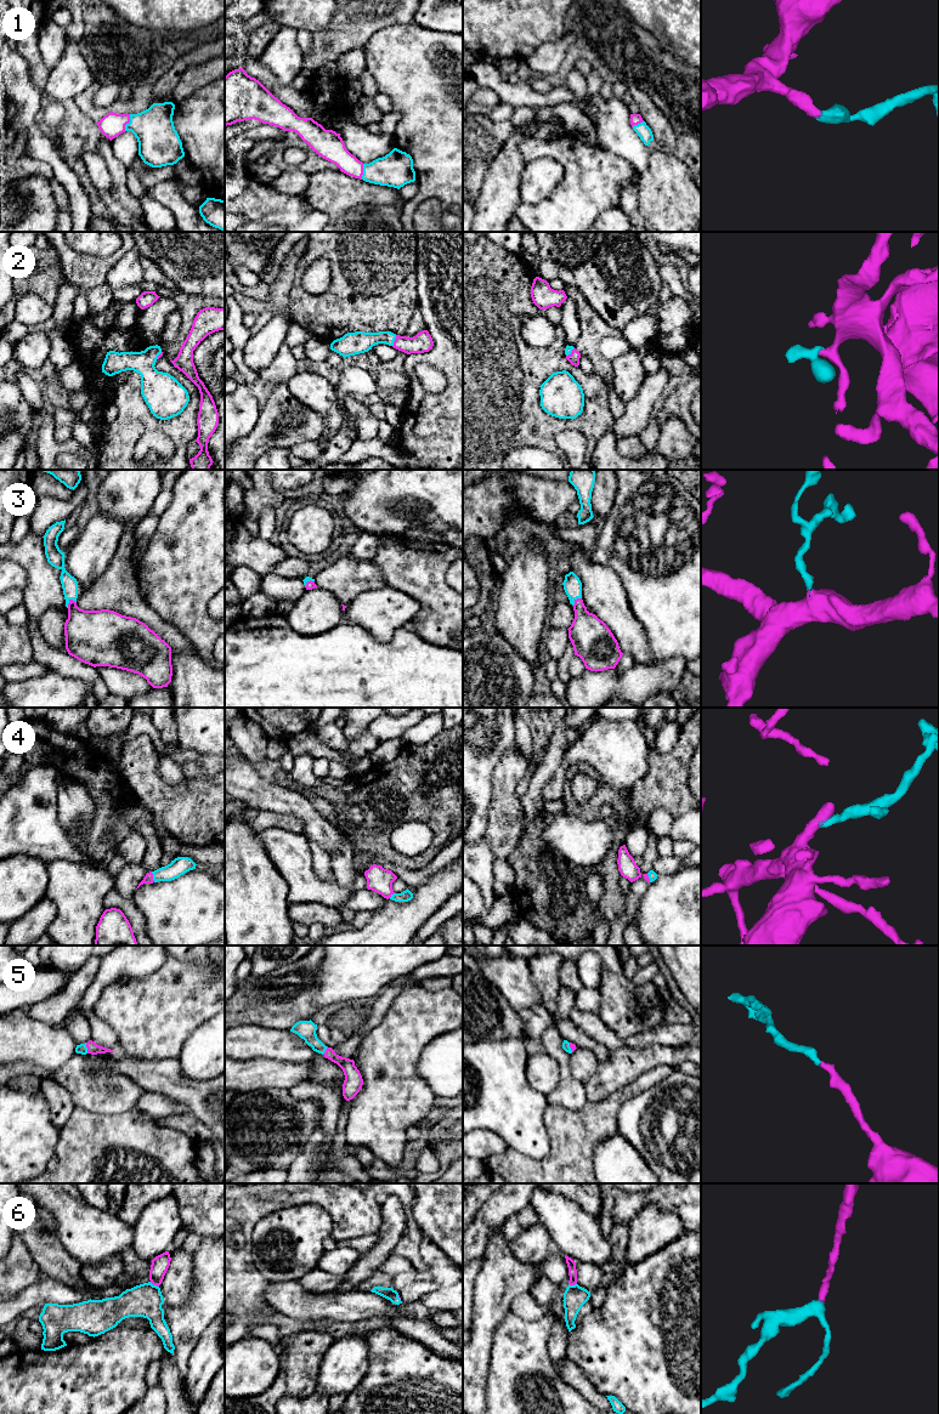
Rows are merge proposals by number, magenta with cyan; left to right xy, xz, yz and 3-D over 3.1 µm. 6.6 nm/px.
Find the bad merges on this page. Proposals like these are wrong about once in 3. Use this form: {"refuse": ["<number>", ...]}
{"refuse": []}

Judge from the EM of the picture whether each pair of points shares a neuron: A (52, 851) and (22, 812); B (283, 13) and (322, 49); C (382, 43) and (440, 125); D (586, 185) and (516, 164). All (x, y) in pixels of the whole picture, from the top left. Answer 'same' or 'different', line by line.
A: same
B: different
C: same
D: different

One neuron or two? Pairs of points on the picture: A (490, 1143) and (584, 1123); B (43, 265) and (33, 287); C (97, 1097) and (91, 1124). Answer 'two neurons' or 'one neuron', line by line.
A: two neurons
B: one neuron
C: two neurons

